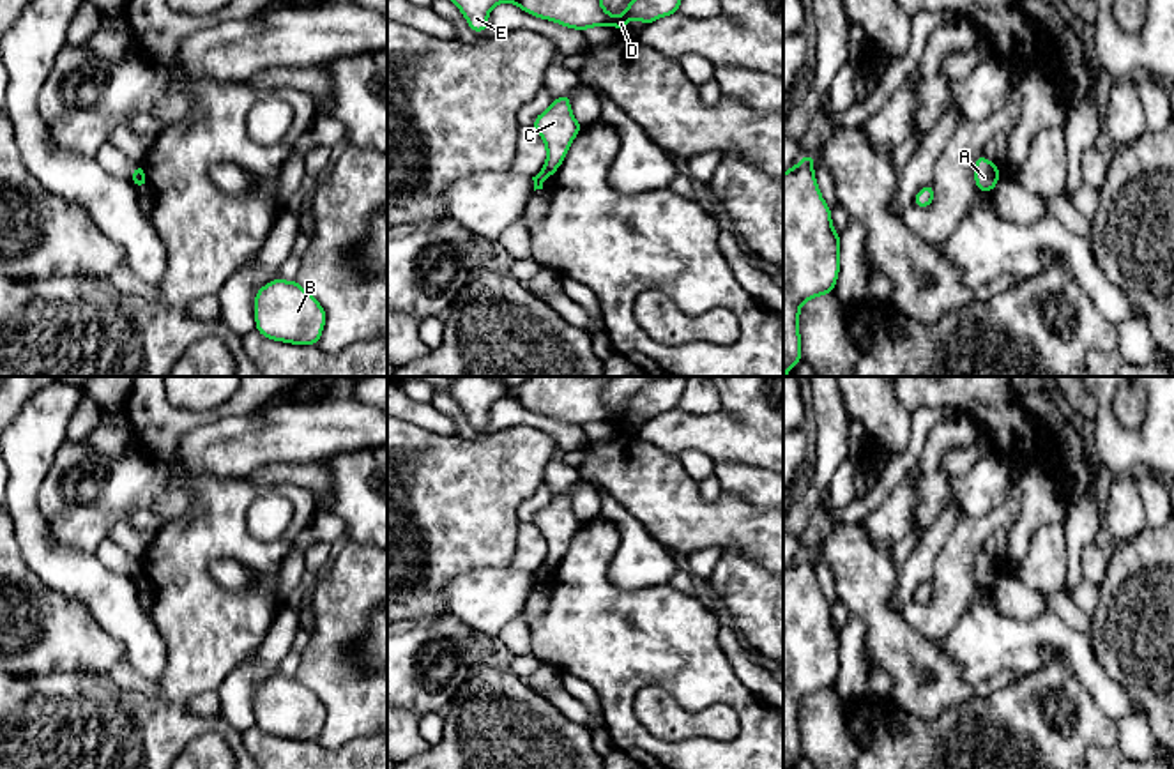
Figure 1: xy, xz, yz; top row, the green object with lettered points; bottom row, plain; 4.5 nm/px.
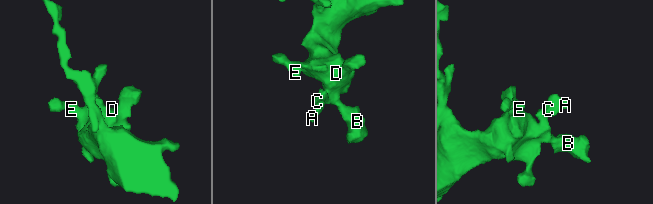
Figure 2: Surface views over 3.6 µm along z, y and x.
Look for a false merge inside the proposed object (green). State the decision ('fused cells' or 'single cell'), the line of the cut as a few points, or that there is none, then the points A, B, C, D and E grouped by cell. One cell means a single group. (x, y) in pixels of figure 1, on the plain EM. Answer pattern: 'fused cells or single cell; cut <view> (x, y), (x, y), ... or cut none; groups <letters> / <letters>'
single cell; cut none; groups A B C D E

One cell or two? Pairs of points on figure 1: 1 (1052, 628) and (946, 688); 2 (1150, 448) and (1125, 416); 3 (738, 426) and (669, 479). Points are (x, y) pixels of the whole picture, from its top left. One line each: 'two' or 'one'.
1: two
2: two
3: two

